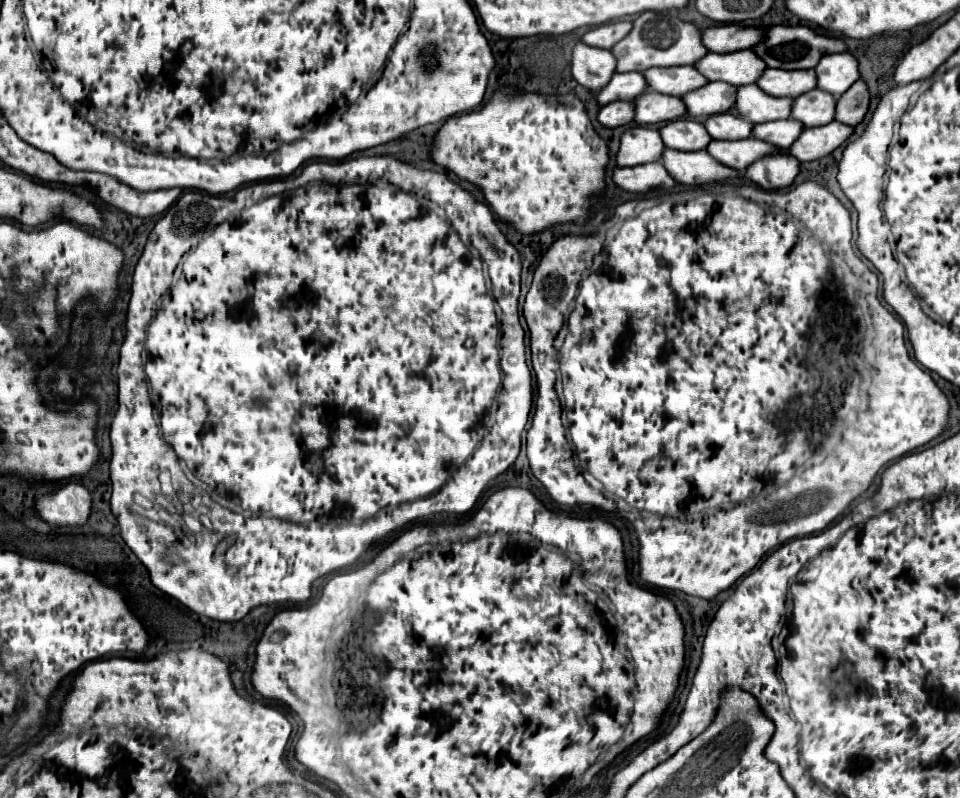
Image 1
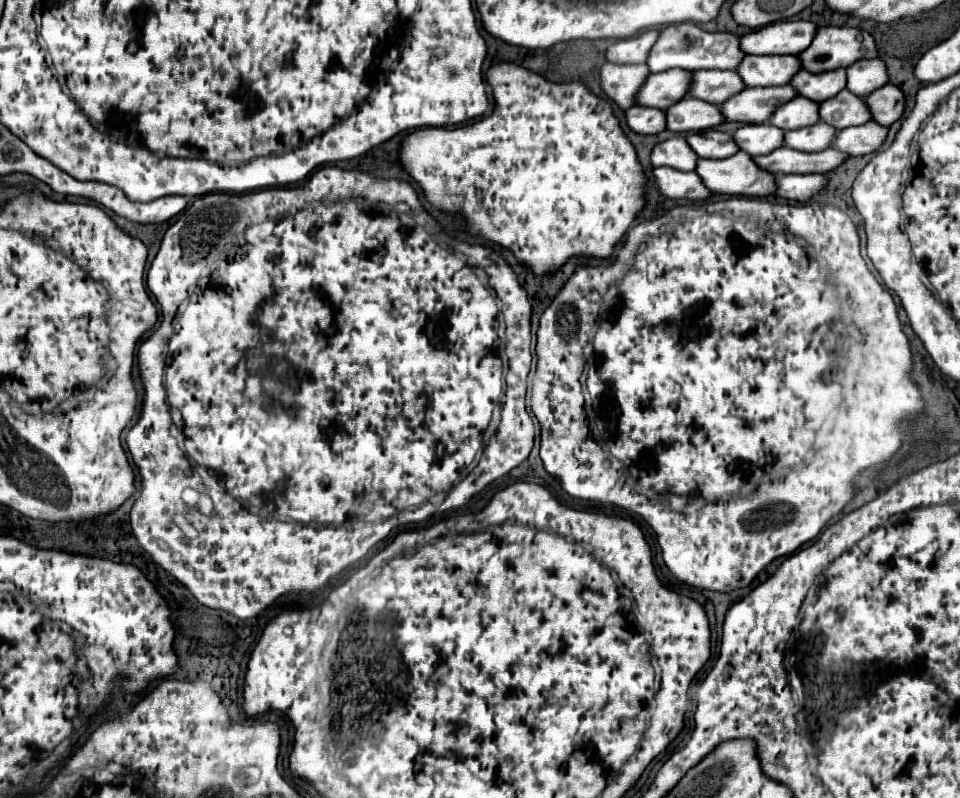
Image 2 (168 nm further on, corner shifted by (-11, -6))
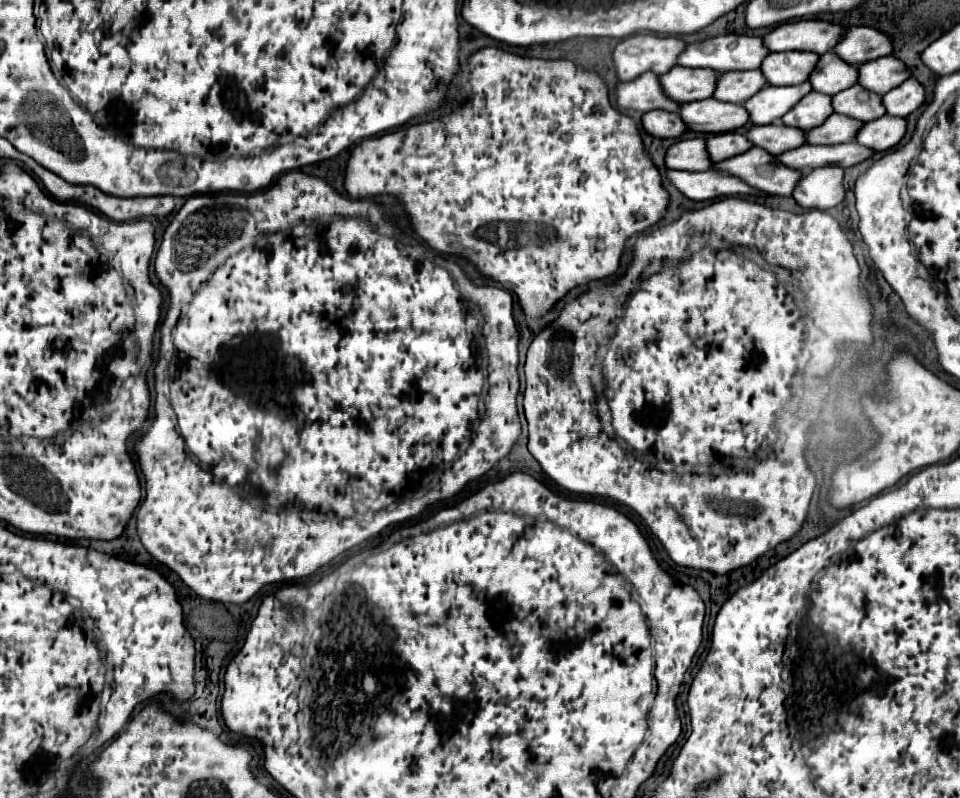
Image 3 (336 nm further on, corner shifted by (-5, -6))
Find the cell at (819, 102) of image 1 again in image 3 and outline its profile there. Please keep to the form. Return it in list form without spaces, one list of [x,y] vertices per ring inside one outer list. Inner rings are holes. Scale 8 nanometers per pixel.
[[[855,84],[833,96],[833,112],[845,114],[845,116],[861,120],[861,122],[869,122],[873,118],[883,116],[885,108],[881,106],[879,94],[869,94],[869,92],[861,90],[861,86]]]

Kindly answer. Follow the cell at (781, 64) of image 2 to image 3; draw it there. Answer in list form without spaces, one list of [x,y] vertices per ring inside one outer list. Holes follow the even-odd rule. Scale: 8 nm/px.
[[[773,52],[761,62],[761,72],[771,86],[801,84],[809,76],[817,58],[817,54],[809,52]]]

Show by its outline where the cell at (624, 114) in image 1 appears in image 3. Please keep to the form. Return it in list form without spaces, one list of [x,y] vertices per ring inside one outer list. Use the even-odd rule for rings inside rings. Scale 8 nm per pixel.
[[[651,110],[641,116],[643,128],[647,134],[657,138],[677,138],[685,132],[685,124],[681,124],[681,118],[677,118],[675,112],[667,110]]]

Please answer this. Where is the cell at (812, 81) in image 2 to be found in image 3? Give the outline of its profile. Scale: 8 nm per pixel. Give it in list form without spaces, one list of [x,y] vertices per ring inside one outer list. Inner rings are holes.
[[[827,52],[819,58],[807,82],[813,86],[815,92],[833,96],[857,82],[857,68],[845,66],[845,62],[841,62],[839,58],[833,58],[833,54]]]

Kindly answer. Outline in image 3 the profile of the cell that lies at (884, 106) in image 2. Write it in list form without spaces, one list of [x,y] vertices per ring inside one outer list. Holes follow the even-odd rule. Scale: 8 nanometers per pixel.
[[[909,78],[901,86],[883,94],[883,106],[887,114],[899,118],[905,118],[911,112],[915,112],[923,104],[923,100],[925,100],[925,90],[915,78]]]

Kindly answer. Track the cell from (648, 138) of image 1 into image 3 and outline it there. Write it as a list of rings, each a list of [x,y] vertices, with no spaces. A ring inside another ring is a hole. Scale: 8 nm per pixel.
[[[685,138],[669,146],[665,154],[665,166],[671,170],[687,170],[687,172],[703,172],[709,170],[711,162],[705,154],[703,138]]]

